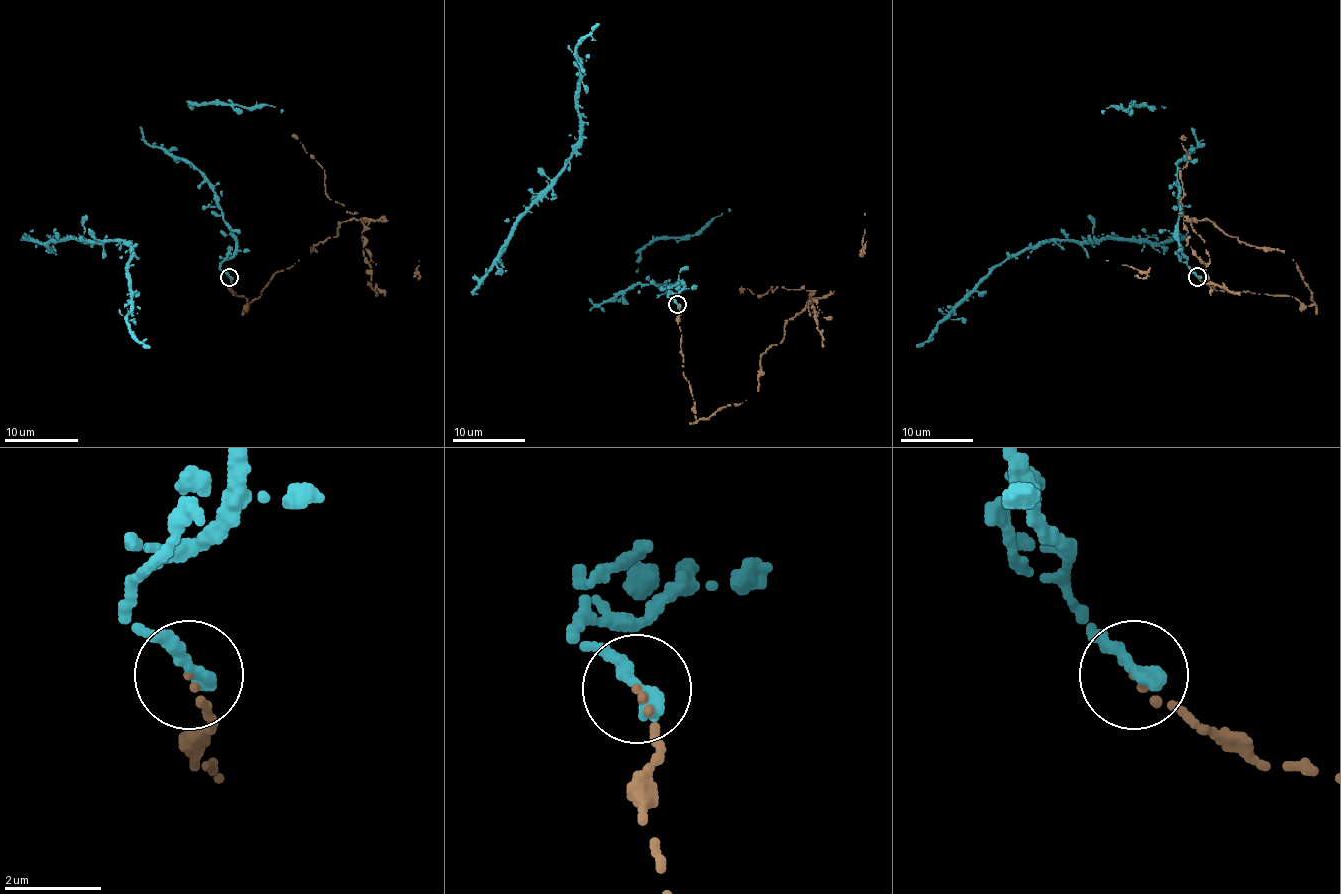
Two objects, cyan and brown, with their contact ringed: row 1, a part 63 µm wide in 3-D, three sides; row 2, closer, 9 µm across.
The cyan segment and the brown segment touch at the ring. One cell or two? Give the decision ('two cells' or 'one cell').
two cells

